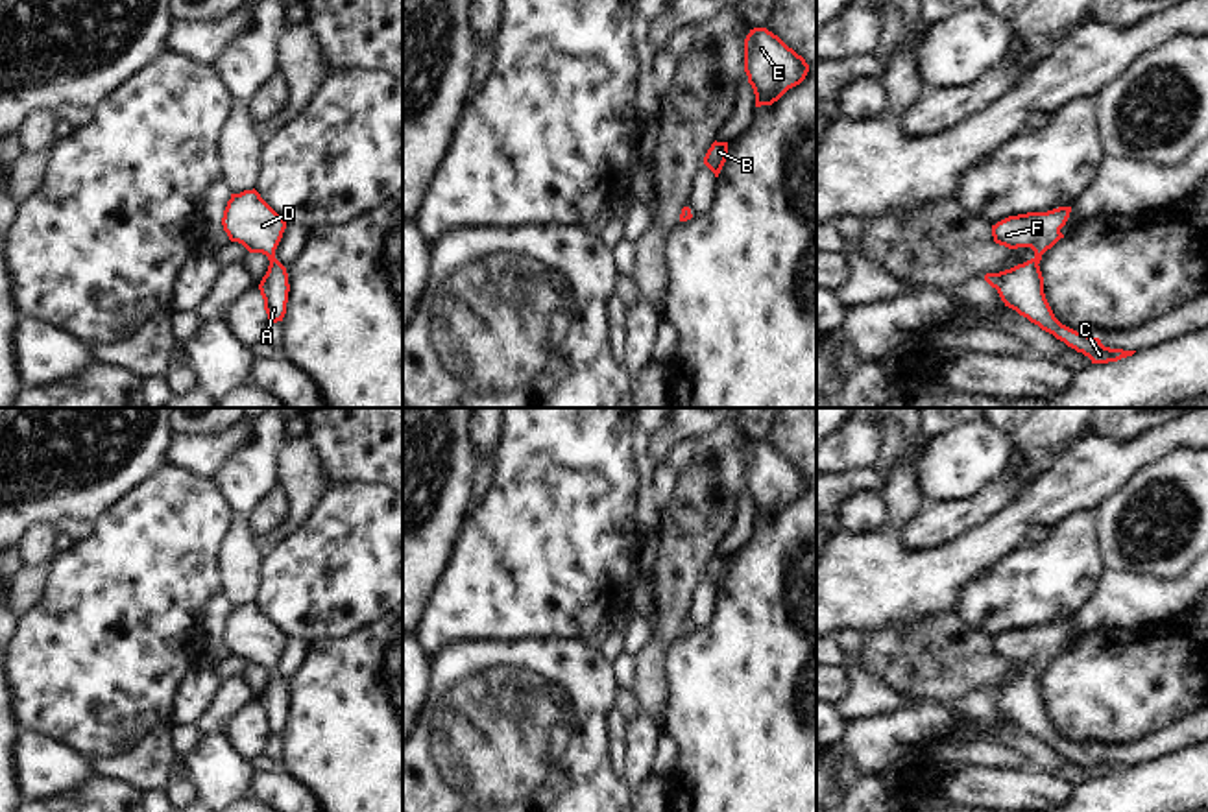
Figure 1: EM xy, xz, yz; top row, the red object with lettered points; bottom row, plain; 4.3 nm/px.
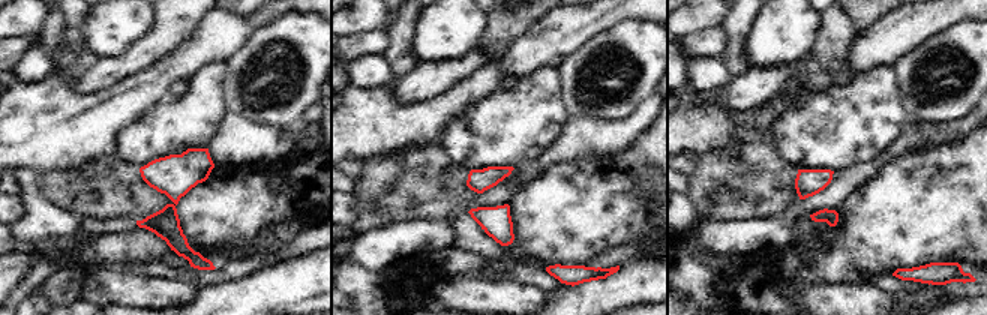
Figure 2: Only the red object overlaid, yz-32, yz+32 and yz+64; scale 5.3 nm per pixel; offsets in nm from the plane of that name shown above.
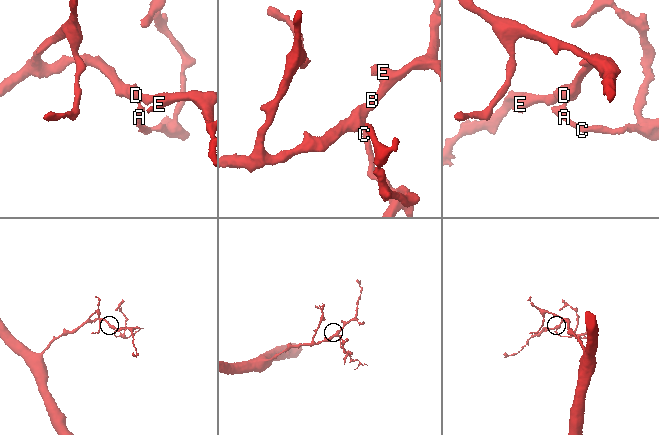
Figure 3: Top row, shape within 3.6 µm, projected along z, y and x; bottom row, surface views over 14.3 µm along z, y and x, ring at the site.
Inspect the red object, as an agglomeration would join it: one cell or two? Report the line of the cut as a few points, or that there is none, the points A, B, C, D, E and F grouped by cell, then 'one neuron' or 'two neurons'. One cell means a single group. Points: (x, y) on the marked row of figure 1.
no cut | A B C D E F | one neuron

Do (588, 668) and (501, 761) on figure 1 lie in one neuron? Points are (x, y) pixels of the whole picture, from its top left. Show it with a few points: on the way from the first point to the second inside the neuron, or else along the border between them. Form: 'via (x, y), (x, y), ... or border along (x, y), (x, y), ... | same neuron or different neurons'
via (566, 691), (518, 739) | same neuron

